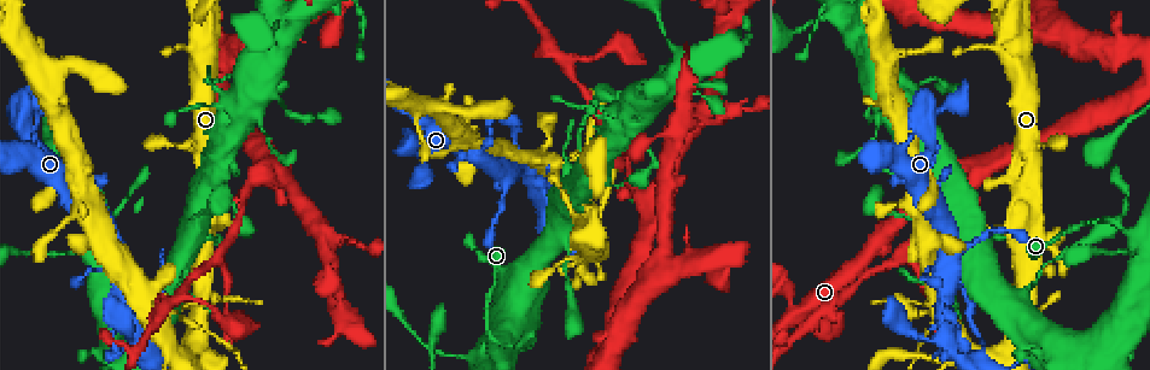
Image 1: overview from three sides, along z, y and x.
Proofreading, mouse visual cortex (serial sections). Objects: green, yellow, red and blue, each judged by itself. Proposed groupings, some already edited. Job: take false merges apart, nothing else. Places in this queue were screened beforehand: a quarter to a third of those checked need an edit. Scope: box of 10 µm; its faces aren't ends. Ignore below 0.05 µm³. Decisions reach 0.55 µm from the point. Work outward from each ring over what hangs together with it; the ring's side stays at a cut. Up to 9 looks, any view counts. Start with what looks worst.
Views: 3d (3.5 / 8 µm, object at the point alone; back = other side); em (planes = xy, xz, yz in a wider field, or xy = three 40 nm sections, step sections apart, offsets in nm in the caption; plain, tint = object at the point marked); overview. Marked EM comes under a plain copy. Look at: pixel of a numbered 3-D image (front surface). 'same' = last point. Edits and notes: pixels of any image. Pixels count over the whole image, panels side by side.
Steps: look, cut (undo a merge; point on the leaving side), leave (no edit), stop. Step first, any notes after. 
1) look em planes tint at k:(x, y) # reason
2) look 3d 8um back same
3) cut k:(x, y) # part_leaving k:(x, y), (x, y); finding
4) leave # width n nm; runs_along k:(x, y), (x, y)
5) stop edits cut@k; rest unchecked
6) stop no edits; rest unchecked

look 3d 3.5um at 1:(985, 349) # abrupt turn

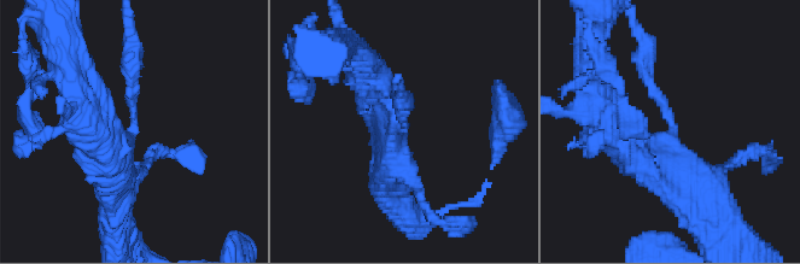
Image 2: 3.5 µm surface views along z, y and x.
look em xy step 5 tint at 2:(400, 128) # arm_widths 150, 400 nm

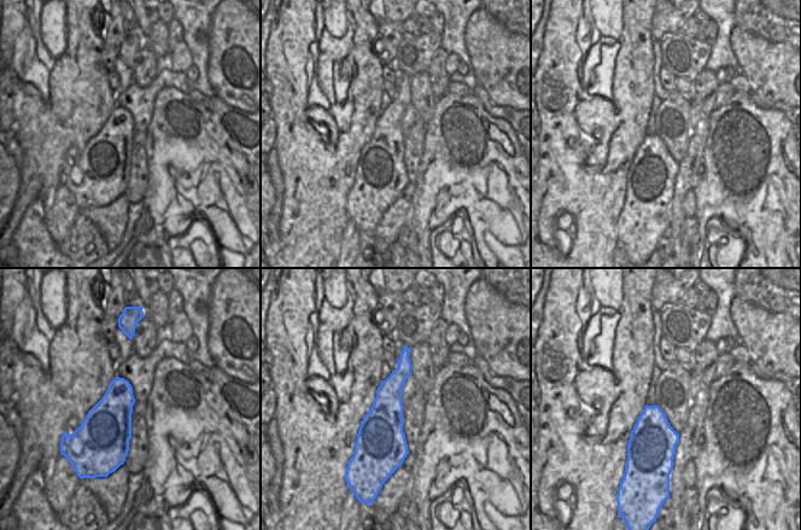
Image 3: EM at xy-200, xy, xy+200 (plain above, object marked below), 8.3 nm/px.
cut 2:(648, 75) # part_leaving 2:(671, 112), (646, 75), (636, 27); a second cell is stuck on

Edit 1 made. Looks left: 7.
look em xy step 2 tint at 1:(1104, 220) # three arms meet

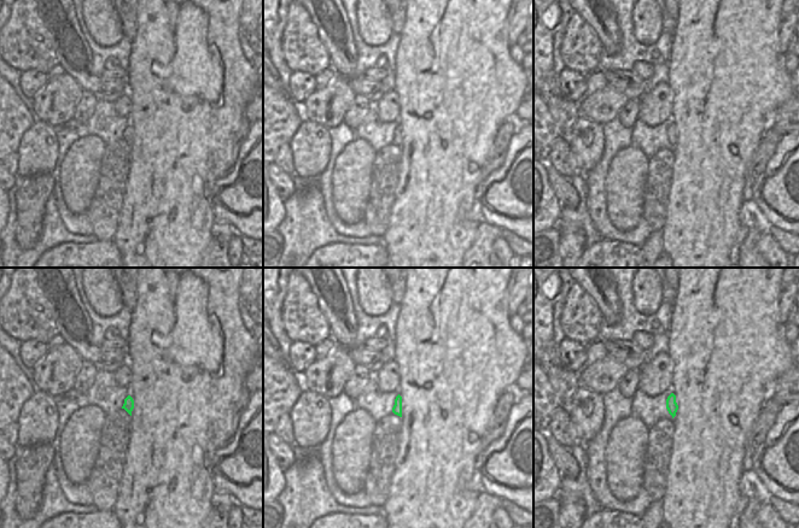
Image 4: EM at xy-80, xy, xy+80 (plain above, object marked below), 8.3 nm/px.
look 3d 3.5um back same

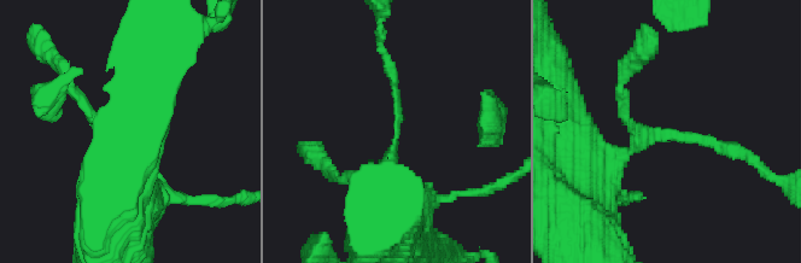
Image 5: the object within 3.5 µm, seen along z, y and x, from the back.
leave # arms 3; runs_along 5:(384, 57), (398, 103), (391, 162), (409, 190); continuous, no second cell

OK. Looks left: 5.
look 3d 3.5um at 1:(196, 220) # abrupt turn

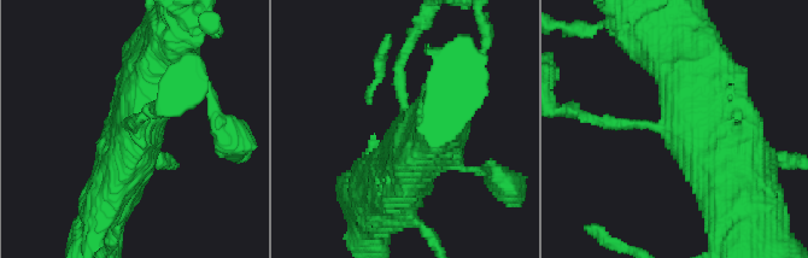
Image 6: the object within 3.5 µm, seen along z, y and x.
look em xy step 3 tint at 6:(684, 123) # shape alone is not enough

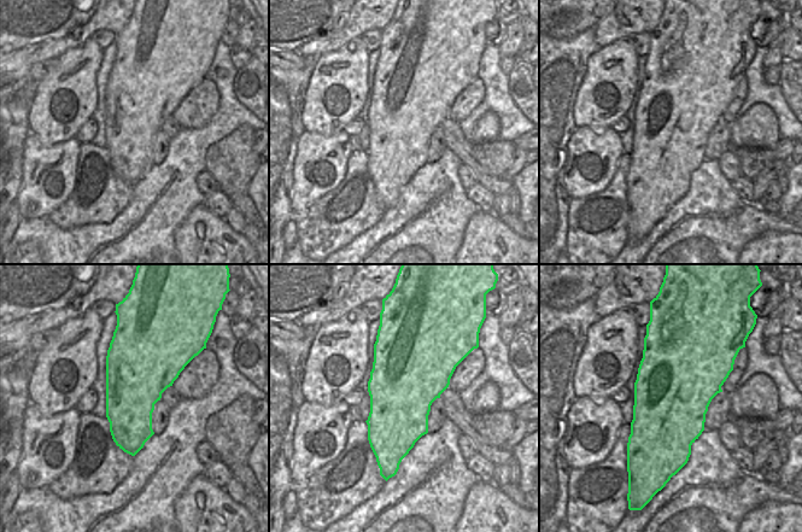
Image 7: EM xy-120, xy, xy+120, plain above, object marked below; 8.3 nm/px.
leave # runs_along 6:(733, 177), (668, 40); one cell here

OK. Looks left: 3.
look 3d 3.5um back at 1:(650, 156) # narrows sharply

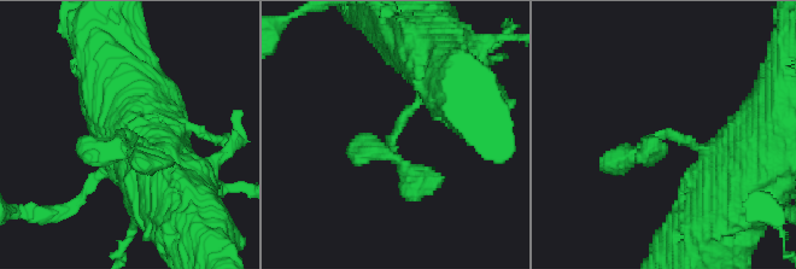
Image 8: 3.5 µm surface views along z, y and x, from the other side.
look em planes tint at 8:(659, 136)

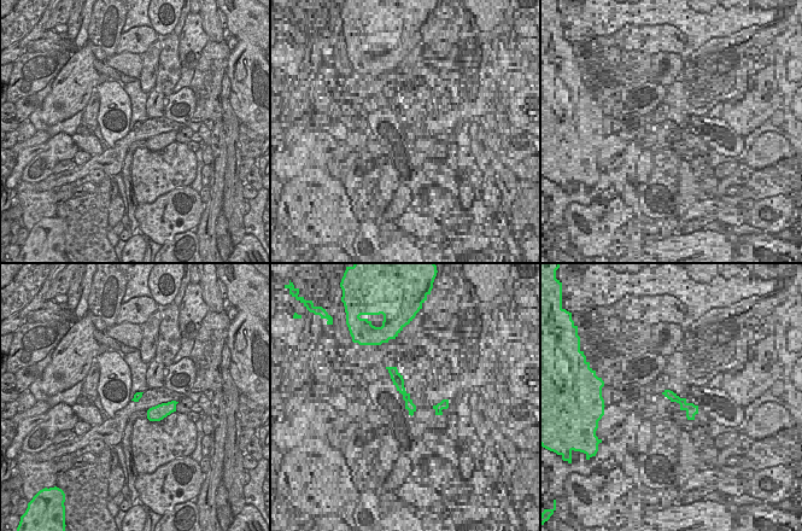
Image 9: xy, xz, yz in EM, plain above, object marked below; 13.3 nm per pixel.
leave # runs_along 8:(432, 79), (388, 153), (440, 177); one cell here

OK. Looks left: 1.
stop edits cut@2; rest unchecked

